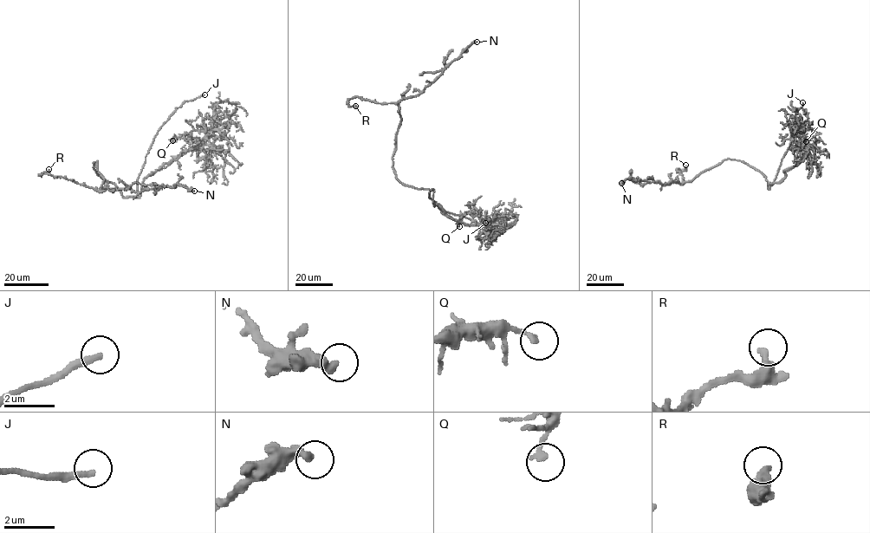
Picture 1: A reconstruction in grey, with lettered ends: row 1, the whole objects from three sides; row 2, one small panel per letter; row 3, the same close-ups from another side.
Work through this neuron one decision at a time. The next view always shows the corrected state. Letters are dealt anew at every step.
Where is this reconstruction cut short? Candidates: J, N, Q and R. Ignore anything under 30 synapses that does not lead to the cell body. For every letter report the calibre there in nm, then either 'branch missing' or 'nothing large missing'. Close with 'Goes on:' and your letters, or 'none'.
J: 280 nm | branch missing
N: 360 nm | nothing large missing
Q: 240 nm | nothing large missing
R: 320 nm | nothing large missing
Goes on: J

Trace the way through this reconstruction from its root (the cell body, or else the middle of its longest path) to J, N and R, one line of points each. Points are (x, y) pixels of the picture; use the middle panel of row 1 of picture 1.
J: (399, 180), (418, 189), (431, 190), (429, 197), (442, 211), (485, 223)
N: (399, 180), (392, 167), (395, 135), (400, 123), (398, 103), (418, 95), (464, 50), (477, 42)
R: (399, 180), (392, 167), (395, 135), (400, 123), (399, 106), (358, 97), (349, 99), (347, 104), (355, 106)

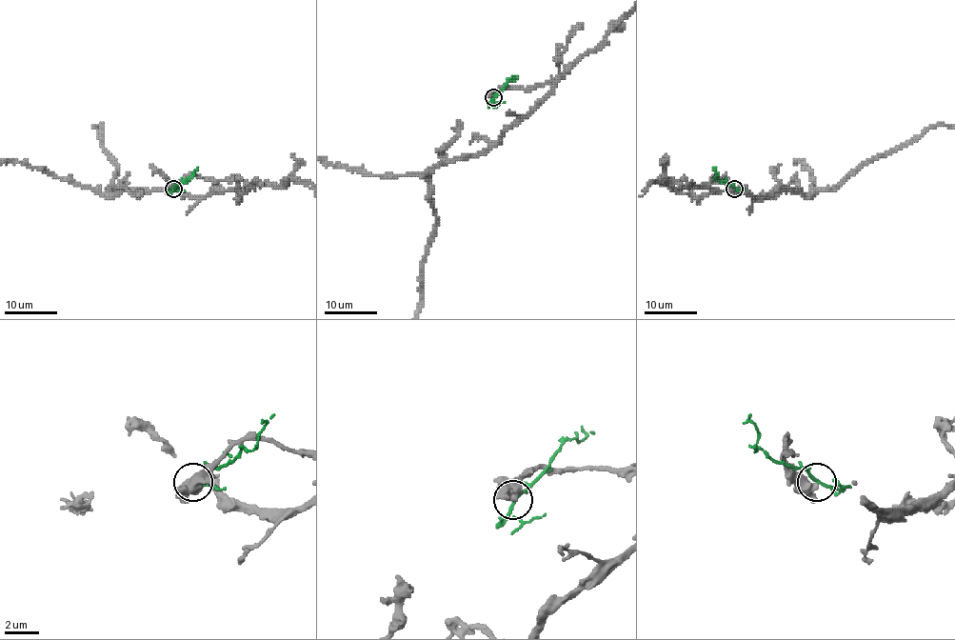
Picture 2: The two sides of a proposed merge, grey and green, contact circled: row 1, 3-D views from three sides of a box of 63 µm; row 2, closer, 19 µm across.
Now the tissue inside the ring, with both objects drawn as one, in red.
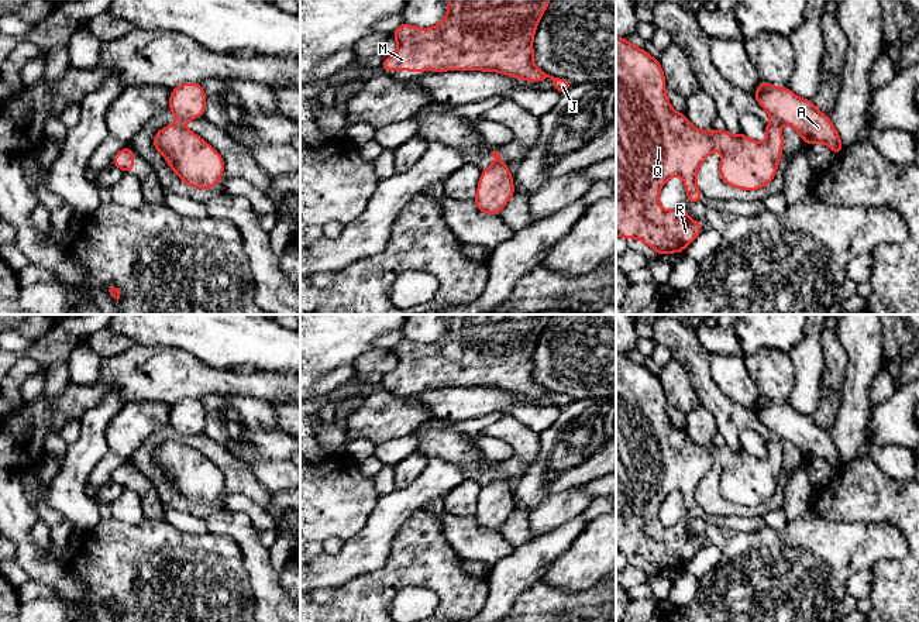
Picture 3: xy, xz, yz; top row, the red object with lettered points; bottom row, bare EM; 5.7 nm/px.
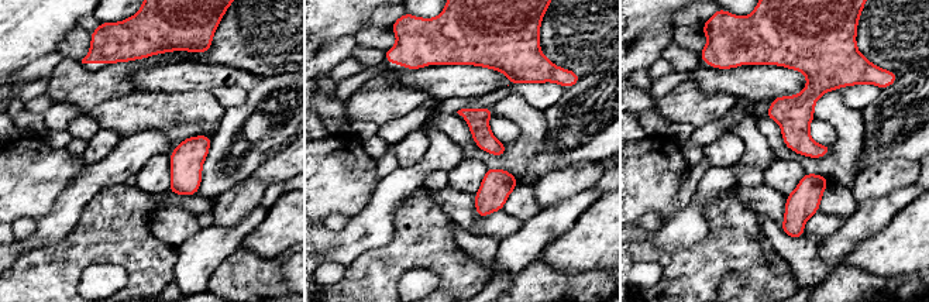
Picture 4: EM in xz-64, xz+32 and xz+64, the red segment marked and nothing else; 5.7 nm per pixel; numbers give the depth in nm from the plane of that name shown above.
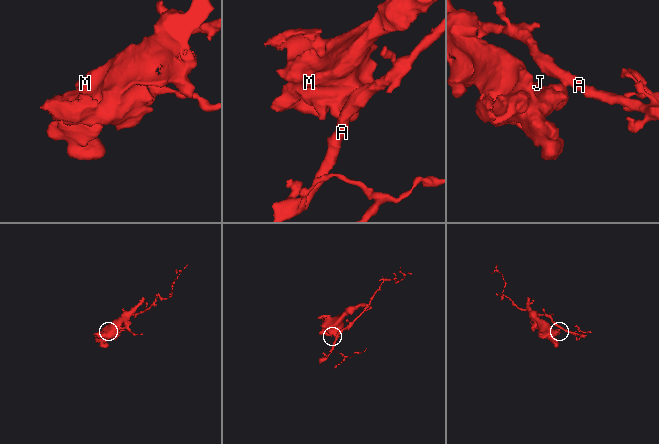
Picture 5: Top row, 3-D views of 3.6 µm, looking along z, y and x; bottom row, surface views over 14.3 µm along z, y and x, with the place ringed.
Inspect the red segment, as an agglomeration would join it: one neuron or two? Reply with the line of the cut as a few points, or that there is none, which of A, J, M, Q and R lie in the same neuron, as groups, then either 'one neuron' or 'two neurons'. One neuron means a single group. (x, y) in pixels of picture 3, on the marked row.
cut xy (178, 120), (181, 123); groups A / J M Q R; two neurons

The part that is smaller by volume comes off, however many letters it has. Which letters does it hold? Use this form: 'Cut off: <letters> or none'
Cut off: A

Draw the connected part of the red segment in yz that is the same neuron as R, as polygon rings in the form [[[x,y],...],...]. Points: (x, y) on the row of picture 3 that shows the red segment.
[[[616,37],[616,237],[639,238],[662,257],[668,252],[681,254],[703,230],[702,221],[689,220],[686,207],[664,210],[658,202],[662,185],[672,175],[679,175],[685,183],[686,199],[691,203],[701,202],[702,193],[696,185],[696,172],[712,151],[719,148],[722,151],[719,165],[722,181],[733,188],[758,190],[772,182],[784,148],[781,127],[775,121],[765,124],[765,134],[767,141],[760,144],[743,133],[733,135],[726,130],[695,128],[685,114],[677,113],[671,107],[665,93],[665,76],[658,59],[626,38]]]

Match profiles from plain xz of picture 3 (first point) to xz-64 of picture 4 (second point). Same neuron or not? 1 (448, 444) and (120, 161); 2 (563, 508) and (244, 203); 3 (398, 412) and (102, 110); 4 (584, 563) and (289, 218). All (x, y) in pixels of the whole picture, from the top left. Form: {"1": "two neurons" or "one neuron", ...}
{"1": "two neurons", "2": "one neuron", "3": "two neurons", "4": "one neuron"}

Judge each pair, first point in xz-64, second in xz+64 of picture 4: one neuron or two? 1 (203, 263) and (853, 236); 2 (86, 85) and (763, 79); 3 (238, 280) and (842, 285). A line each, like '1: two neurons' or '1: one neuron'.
1: one neuron
2: two neurons
3: one neuron

